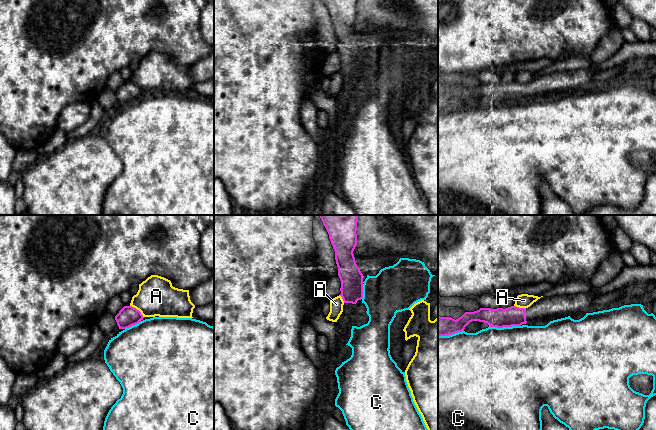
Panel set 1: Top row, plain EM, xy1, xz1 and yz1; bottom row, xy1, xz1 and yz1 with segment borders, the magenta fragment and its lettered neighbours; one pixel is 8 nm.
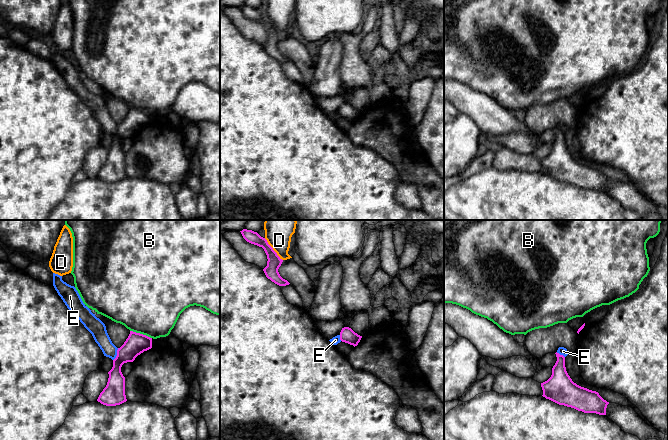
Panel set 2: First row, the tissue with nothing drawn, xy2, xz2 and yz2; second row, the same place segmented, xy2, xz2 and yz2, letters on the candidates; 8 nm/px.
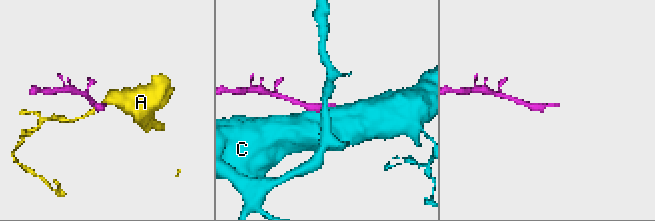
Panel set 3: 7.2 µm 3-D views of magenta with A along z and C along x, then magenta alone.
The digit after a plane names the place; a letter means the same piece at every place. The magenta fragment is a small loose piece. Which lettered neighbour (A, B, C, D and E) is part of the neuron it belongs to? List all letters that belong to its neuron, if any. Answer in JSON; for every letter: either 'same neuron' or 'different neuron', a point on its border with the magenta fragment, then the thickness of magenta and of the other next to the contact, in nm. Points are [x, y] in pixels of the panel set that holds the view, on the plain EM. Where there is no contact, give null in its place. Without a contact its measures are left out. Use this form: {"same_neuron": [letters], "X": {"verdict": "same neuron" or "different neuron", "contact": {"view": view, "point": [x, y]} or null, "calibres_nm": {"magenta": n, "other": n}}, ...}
{"same_neuron": [], "A": {"verdict": "different neuron", "contact": {"view": "xy1", "point": [138, 86]}, "calibres_nm": {"magenta": 160, "other": 300}}, "B": {"verdict": "different neuron", "contact": {"view": "xy2", "point": [141, 110]}, "calibres_nm": {"magenta": 170, "other": 500}}, "C": {"verdict": "different neuron", "contact": {"view": "yz1", "point": [505, 102]}, "calibres_nm": {"magenta": 160, "other": 480}}, "D": {"verdict": "different neuron", "contact": {"view": "xz2", "point": [272, 25]}, "calibres_nm": {"magenta": 110, "other": 200}}, "E": {"verdict": "different neuron", "contact": {"view": "xy2", "point": [117, 130]}, "calibres_nm": {"magenta": 170, "other": 130}}}

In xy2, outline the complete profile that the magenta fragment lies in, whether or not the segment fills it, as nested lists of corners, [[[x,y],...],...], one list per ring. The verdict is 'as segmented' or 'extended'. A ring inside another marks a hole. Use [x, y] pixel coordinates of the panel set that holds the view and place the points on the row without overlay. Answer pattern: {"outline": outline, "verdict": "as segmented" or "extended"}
{"outline": [[[130,107],[124,120],[117,126],[113,143],[108,148],[107,161],[100,169],[97,177],[106,182],[116,182],[126,178],[125,153],[121,148],[121,143],[124,139],[133,138],[138,131],[151,124],[152,114]]], "verdict": "as segmented"}

